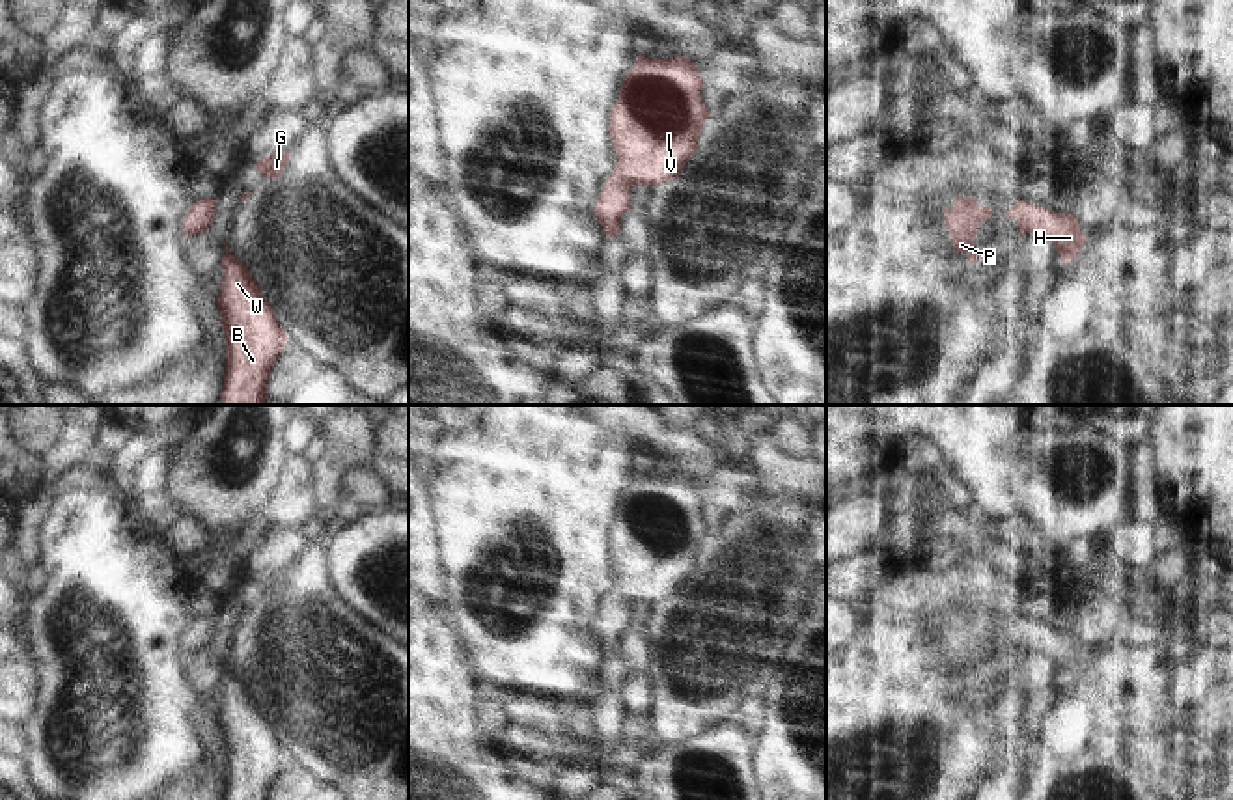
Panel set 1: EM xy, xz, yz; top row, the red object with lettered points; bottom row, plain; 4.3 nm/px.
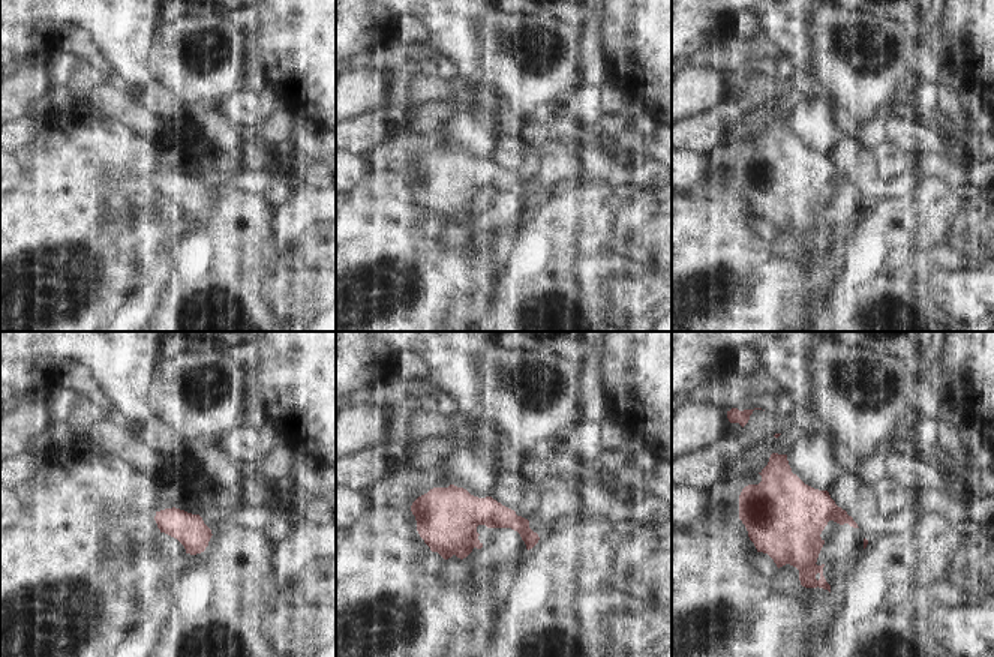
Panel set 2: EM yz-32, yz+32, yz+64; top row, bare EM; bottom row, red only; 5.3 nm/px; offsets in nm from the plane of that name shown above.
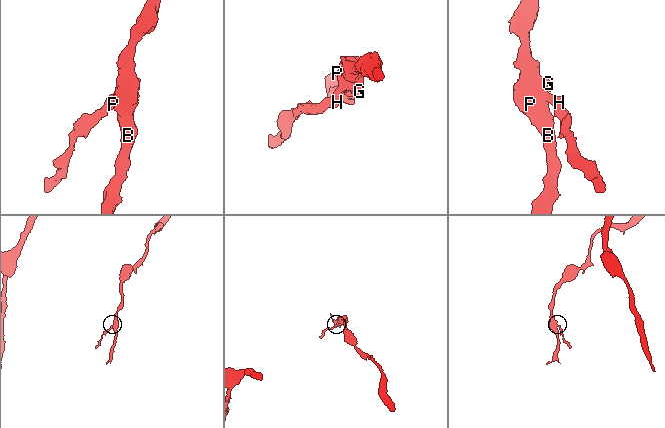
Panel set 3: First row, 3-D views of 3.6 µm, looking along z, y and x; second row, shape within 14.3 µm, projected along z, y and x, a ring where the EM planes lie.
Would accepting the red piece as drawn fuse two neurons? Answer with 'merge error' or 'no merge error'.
no merge error

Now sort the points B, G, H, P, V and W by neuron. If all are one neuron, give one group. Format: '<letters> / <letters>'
B G H P V W

